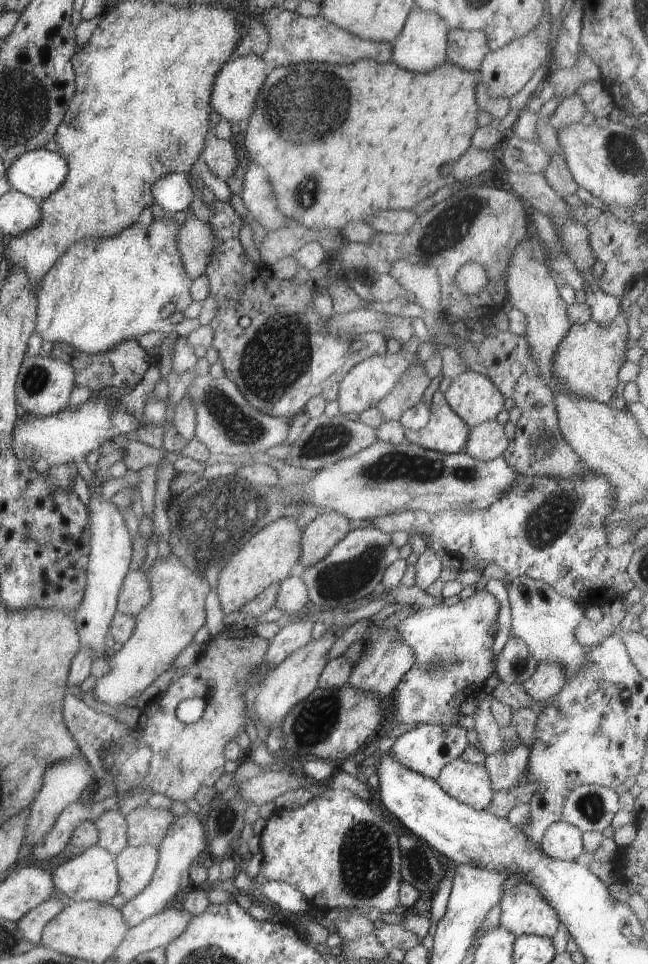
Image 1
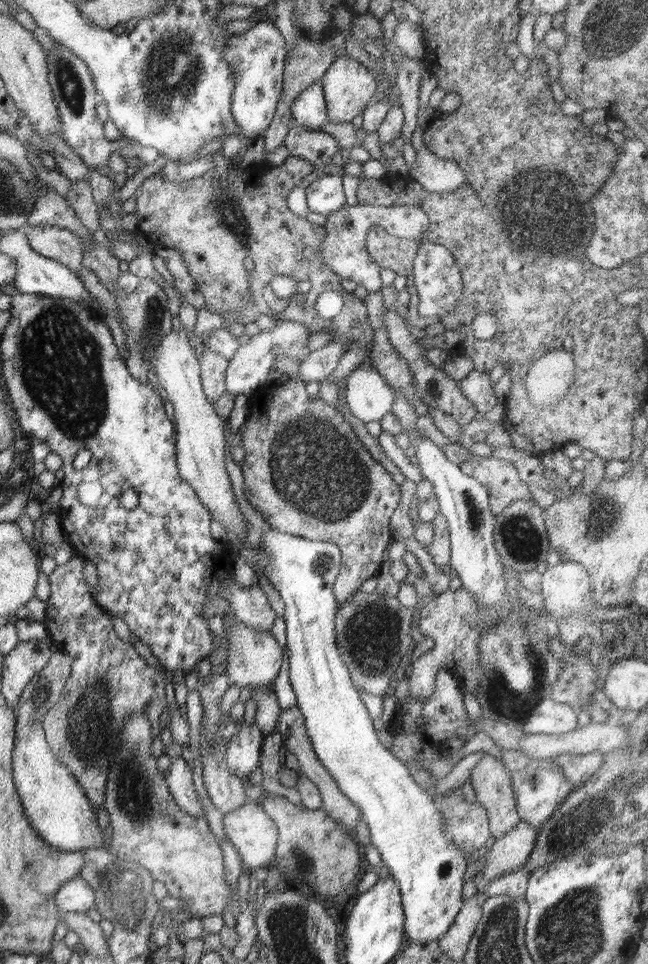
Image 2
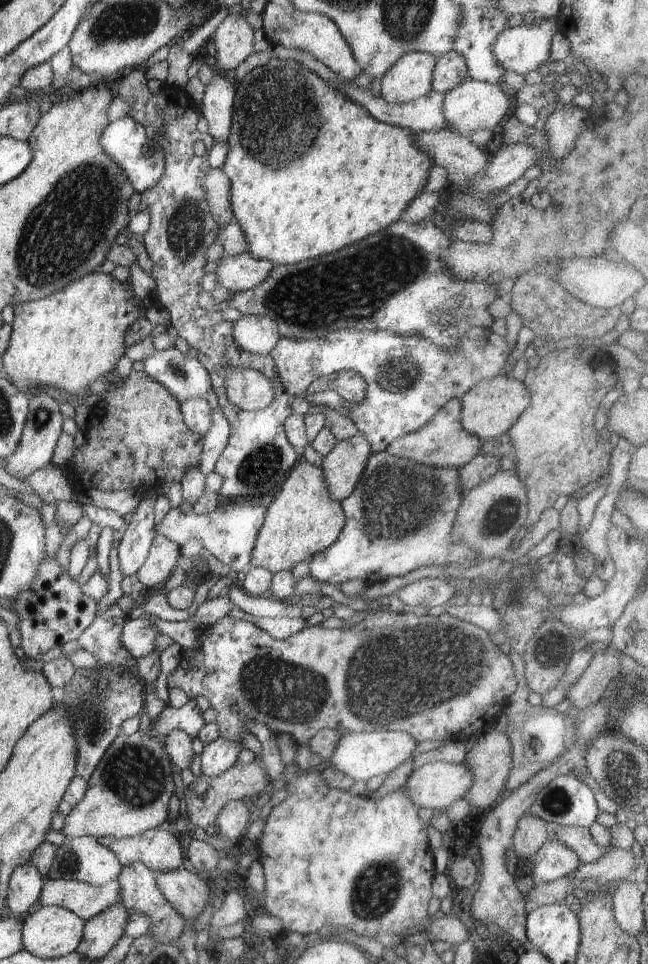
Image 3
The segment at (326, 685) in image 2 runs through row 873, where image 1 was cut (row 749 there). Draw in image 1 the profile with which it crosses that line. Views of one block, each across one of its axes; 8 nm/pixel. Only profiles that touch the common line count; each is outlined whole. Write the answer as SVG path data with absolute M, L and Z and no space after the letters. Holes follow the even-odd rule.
M422 724L397 738L396 743L388 752L393 760L405 768L435 780L440 775L442 768L451 761L458 759L469 746L466 735L467 729L459 725Z

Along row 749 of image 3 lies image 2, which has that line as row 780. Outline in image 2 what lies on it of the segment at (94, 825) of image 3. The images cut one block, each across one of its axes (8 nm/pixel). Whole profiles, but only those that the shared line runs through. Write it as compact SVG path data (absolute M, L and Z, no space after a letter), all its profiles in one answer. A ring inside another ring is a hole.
M130 714L120 730L120 748L116 756L111 756L110 772L106 780L104 807L110 815L112 836L106 849L118 859L135 862L144 868L153 878L153 882L164 883L166 894L184 902L184 912L194 918L222 915L224 908L230 904L233 888L225 878L225 867L219 840L212 834L207 819L189 816L183 812L172 799L164 775L159 768L158 758L152 752L155 733L150 720L144 714Z

